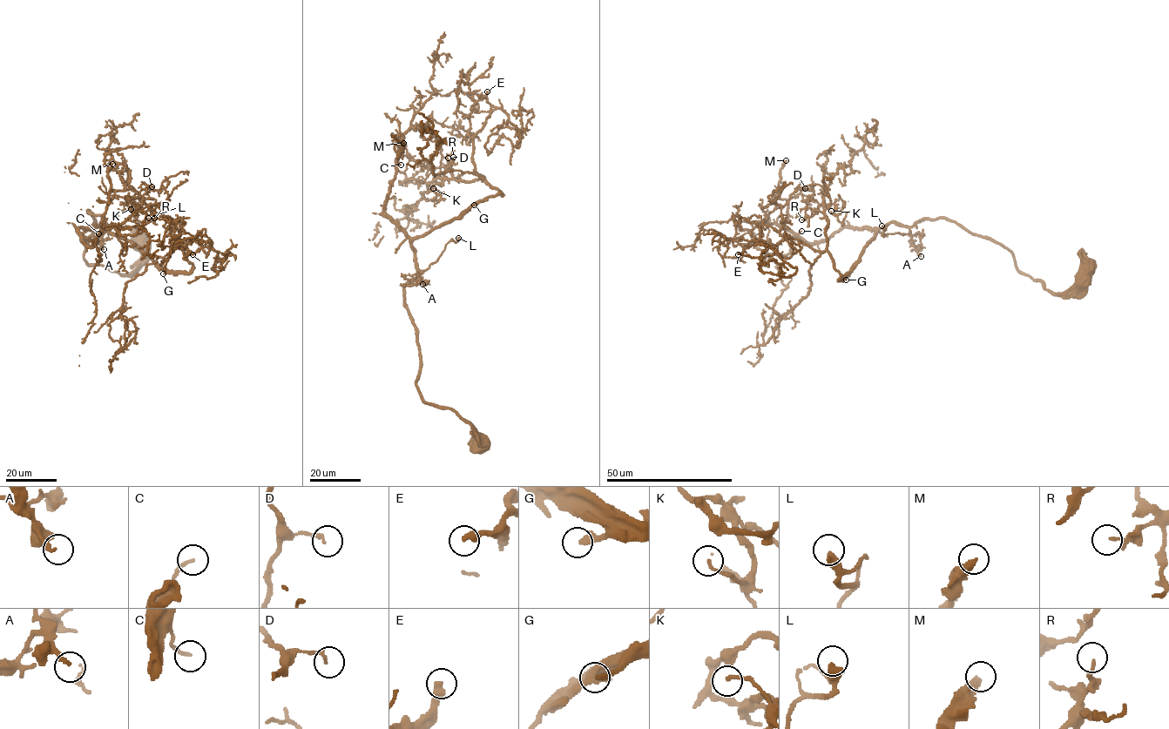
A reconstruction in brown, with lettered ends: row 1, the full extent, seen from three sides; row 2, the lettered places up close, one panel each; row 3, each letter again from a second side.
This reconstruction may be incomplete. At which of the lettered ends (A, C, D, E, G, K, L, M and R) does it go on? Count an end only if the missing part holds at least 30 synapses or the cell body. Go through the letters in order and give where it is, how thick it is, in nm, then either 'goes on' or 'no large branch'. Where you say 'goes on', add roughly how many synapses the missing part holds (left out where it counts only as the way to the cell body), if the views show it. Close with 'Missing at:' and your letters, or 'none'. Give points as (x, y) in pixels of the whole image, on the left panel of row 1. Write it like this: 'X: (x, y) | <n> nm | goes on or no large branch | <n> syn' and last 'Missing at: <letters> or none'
A: (104, 249) | 200 nm | goes on | 60 syn
C: (98, 233) | 170 nm | no large branch
D: (152, 186) | 130 nm | no large branch
E: (192, 254) | 400 nm | goes on | 90 syn
G: (163, 273) | 260 nm | no large branch
K: (131, 209) | 150 nm | no large branch
L: (148, 218) | 440 nm | no large branch
M: (112, 164) | 400 nm | goes on | 100 syn
R: (154, 218) | 150 nm | goes on | 35 syn
Missing at: A, E, M, R

